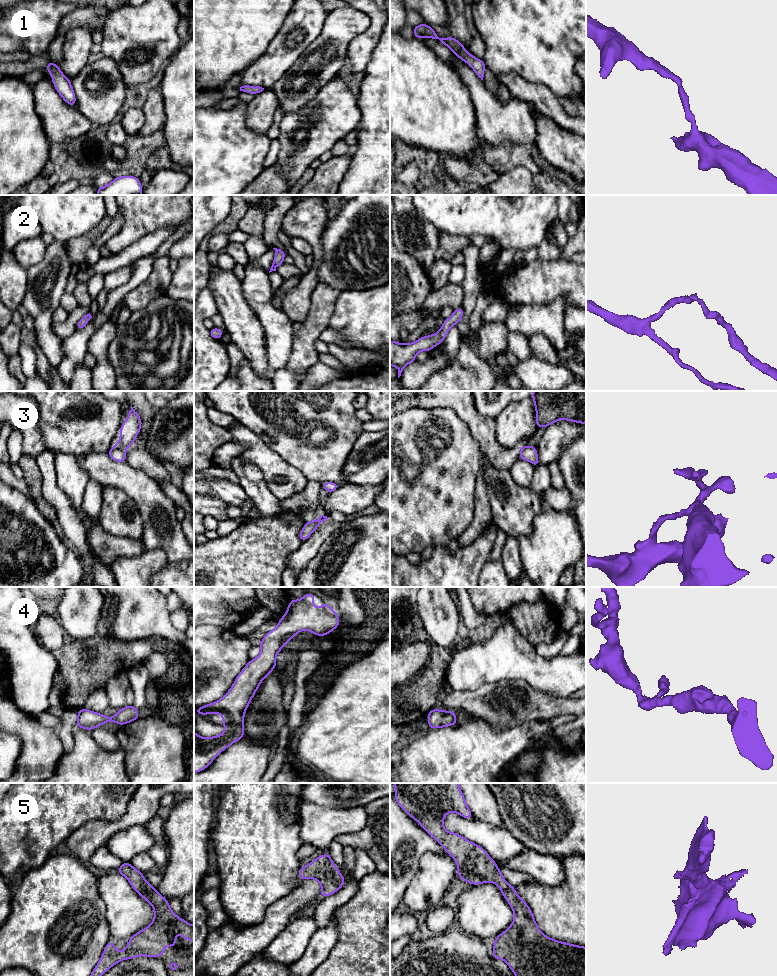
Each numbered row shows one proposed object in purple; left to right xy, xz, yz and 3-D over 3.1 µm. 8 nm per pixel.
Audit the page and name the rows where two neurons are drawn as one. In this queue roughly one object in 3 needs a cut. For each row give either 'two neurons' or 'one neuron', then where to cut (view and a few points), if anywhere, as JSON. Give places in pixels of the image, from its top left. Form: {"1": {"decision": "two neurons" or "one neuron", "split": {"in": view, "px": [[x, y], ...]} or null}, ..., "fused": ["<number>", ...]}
{"1": {"decision": "one neuron", "split": null}, "2": {"decision": "one neuron", "split": null}, "3": {"decision": "two neurons", "split": {"in": "xy", "px": [[110, 448], [122, 448], [124, 450]]}}, "4": {"decision": "one neuron", "split": null}, "5": {"decision": "one neuron", "split": null}, "fused": ["3"]}

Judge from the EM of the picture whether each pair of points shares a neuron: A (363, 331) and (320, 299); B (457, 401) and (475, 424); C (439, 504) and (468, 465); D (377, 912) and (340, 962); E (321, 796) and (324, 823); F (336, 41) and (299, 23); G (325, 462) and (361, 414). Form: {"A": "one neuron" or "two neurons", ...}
{"A": "two neurons", "B": "one neuron", "C": "one neuron", "D": "one neuron", "E": "two neurons", "F": "two neurons", "G": "two neurons"}

